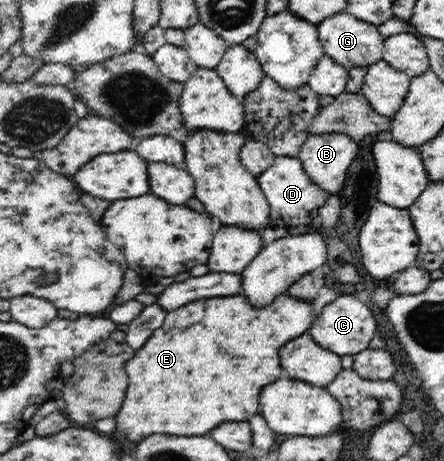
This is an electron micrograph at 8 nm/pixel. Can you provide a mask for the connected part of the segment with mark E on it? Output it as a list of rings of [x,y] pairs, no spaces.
[[[240,293],[239,295],[224,297],[224,299],[222,299],[222,297],[196,299],[196,301],[185,303],[180,309],[176,309],[176,311],[167,311],[164,325],[156,329],[156,331],[153,331],[153,334],[148,338],[148,341],[146,341],[138,351],[135,351],[132,359],[129,359],[125,363],[125,370],[129,377],[130,387],[127,389],[122,407],[115,415],[118,433],[126,435],[126,439],[130,439],[130,441],[136,443],[136,441],[140,442],[145,437],[148,437],[148,435],[152,435],[152,433],[170,433],[170,435],[207,435],[204,431],[214,429],[214,427],[218,427],[218,425],[224,423],[224,421],[248,422],[252,415],[259,413],[258,409],[260,409],[260,405],[258,405],[258,395],[260,395],[262,387],[268,385],[268,383],[277,381],[276,379],[280,377],[284,377],[283,369],[280,367],[280,357],[278,357],[278,353],[280,353],[280,349],[284,347],[284,343],[288,343],[288,341],[292,341],[309,331],[316,317],[313,309],[313,302],[292,297],[287,293],[274,297],[274,301],[268,303],[266,307],[254,307],[249,302],[249,299]]]

